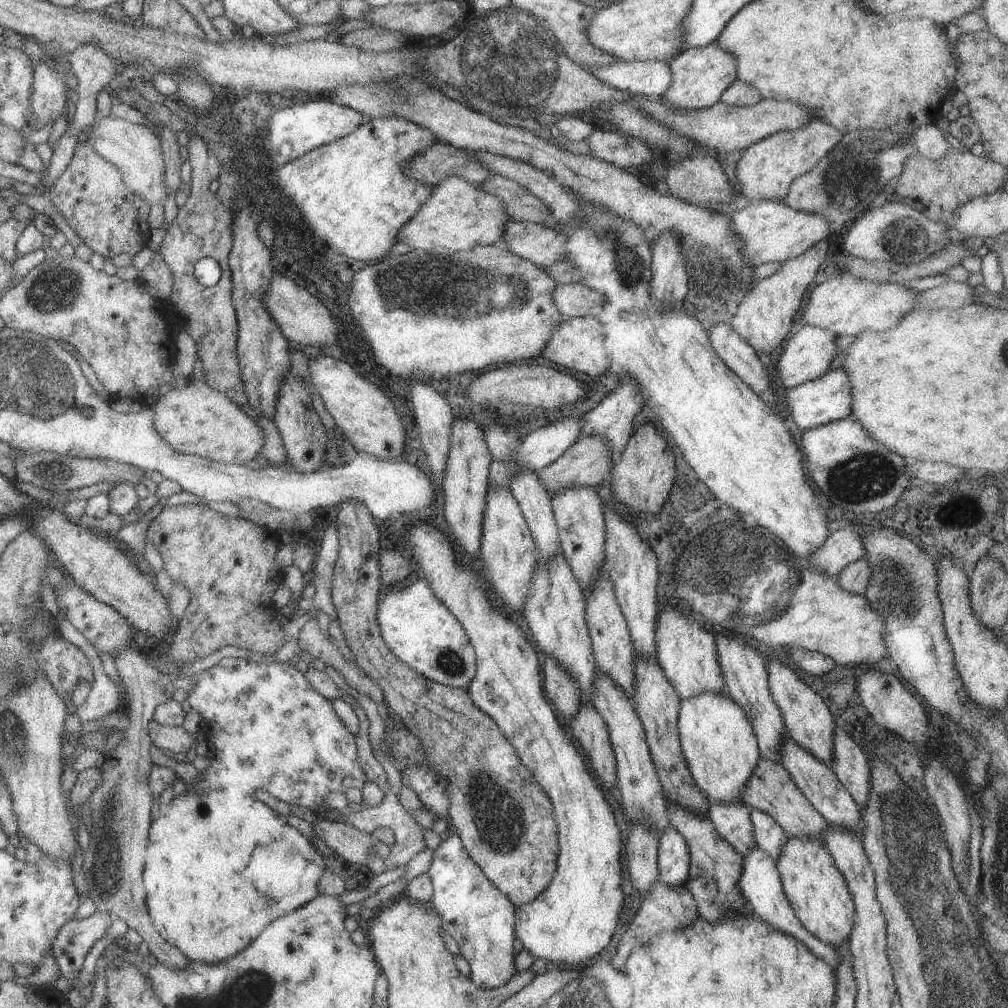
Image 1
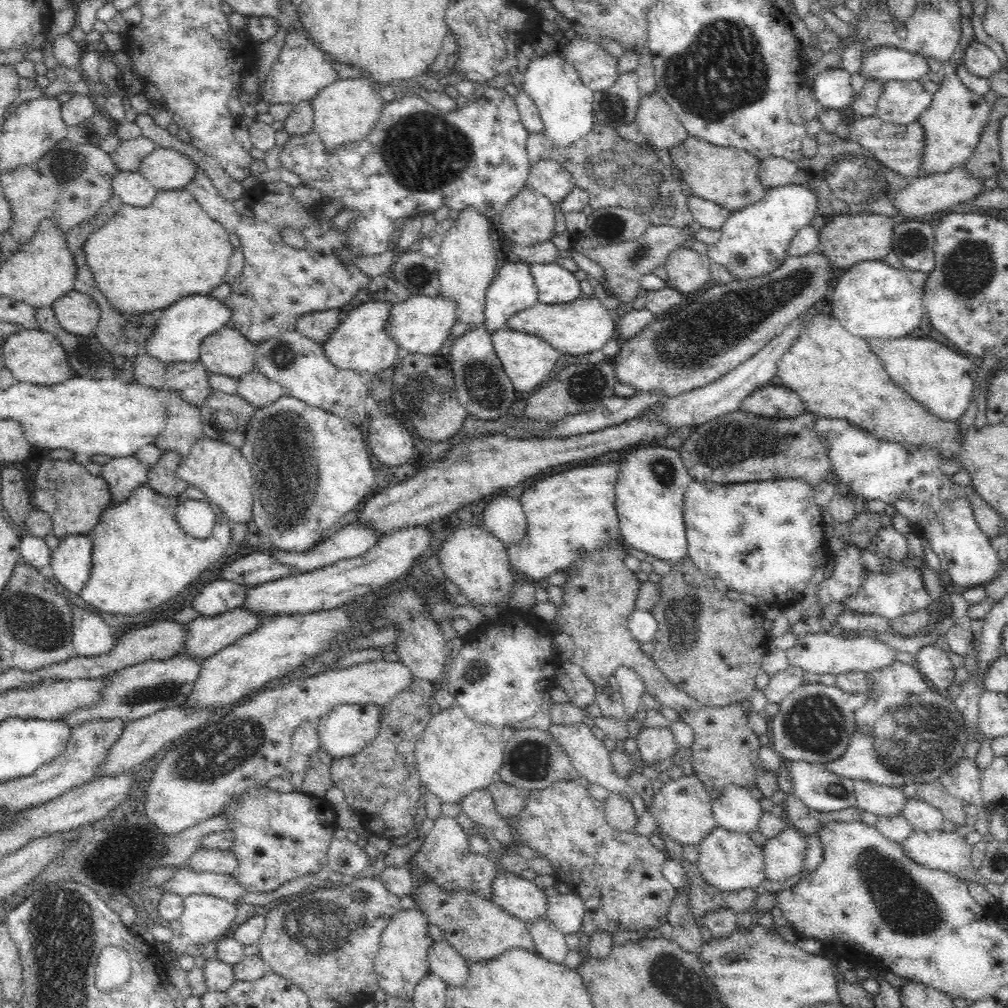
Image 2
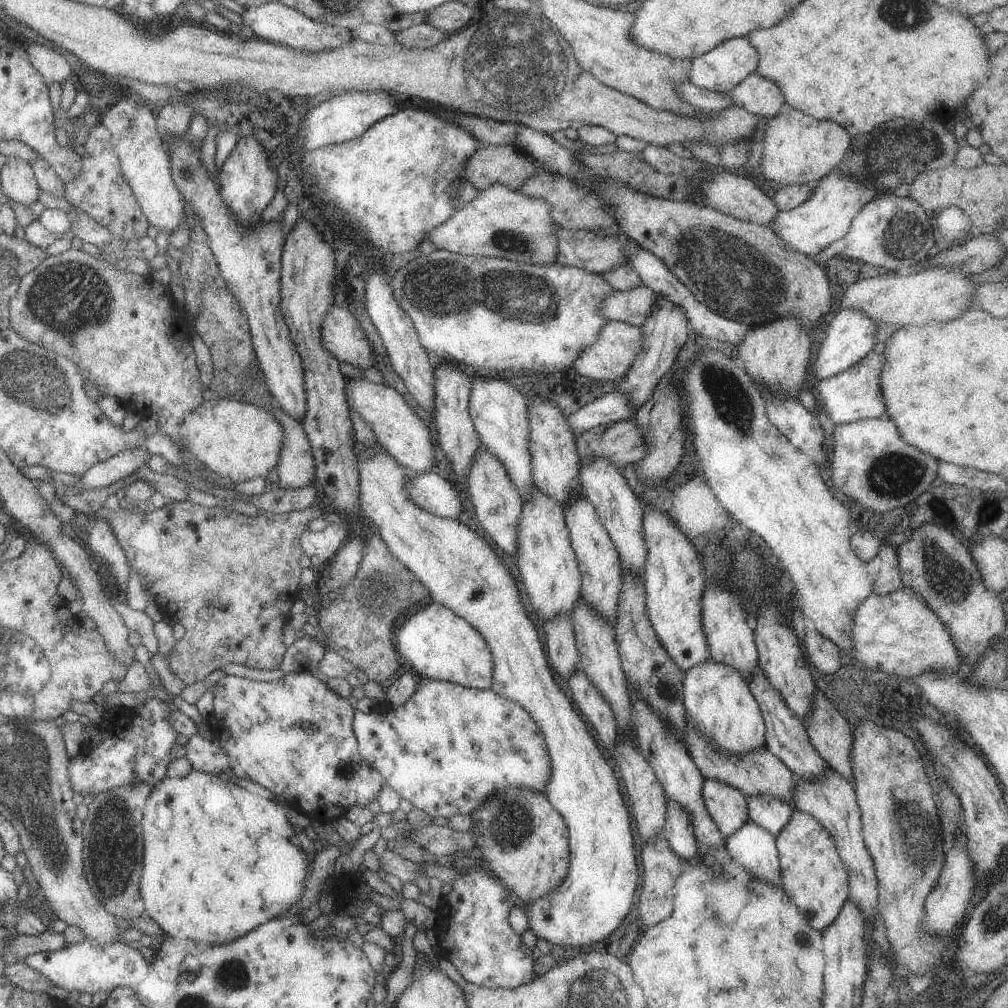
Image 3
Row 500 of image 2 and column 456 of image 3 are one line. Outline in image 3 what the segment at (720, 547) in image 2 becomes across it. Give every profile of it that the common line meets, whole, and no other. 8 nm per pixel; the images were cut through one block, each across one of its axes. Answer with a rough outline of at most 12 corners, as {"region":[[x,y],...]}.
{"region":[[418,679],[353,729],[414,807],[449,819],[551,758],[522,705]]}

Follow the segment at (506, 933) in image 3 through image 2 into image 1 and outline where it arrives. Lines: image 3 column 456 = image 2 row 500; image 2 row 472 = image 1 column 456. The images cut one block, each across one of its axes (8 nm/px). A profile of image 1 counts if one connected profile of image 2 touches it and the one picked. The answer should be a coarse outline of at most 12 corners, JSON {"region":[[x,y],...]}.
{"region":[[456,834],[430,902],[488,991],[518,973],[516,906]]}

